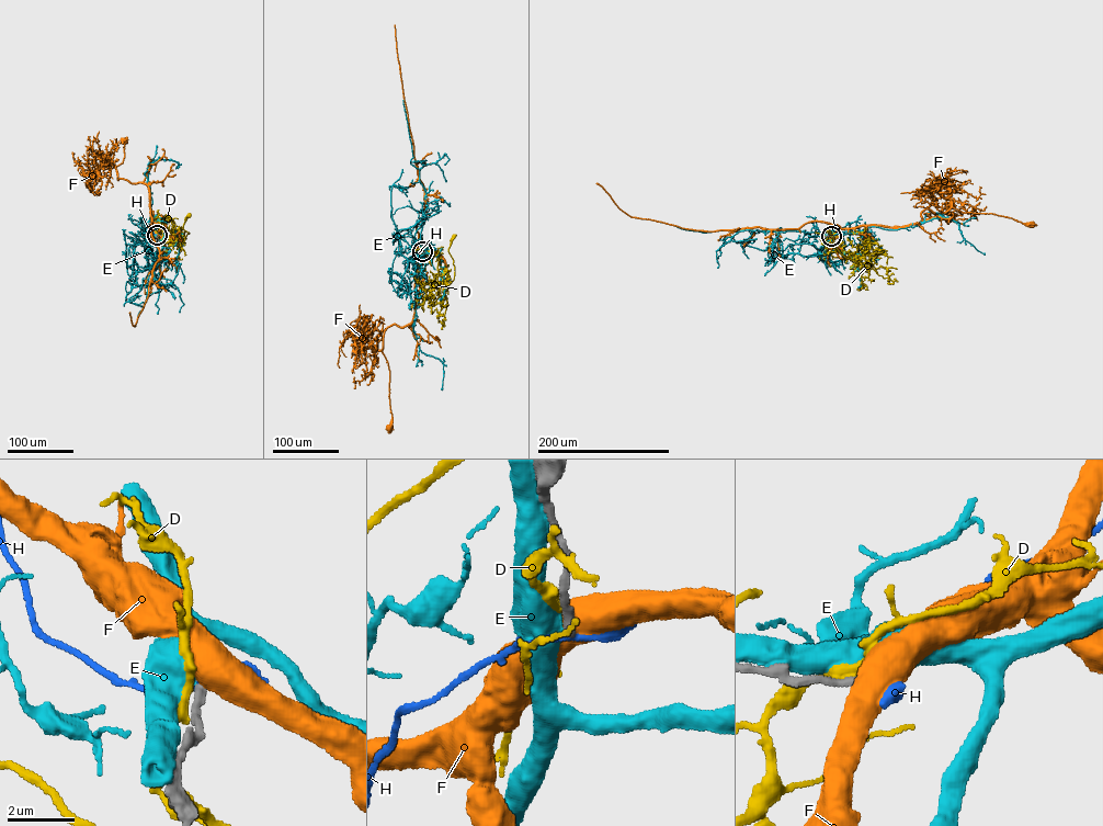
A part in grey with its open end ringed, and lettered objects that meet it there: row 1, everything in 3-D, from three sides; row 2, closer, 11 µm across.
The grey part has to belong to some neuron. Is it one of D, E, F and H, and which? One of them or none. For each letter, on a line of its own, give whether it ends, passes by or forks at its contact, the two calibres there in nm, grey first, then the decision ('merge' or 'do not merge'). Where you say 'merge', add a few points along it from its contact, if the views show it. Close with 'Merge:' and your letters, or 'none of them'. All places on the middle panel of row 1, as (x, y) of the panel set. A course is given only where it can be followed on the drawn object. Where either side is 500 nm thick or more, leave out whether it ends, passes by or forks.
D: it passes by; calibres 320 and 320 nm; do not merge
E: calibres 320 and 750 nm; do not merge
F: calibres 320 and 700 nm; do not merge
H: it passes by; calibres 300 and 160 nm; do not merge
Merge: none of them

